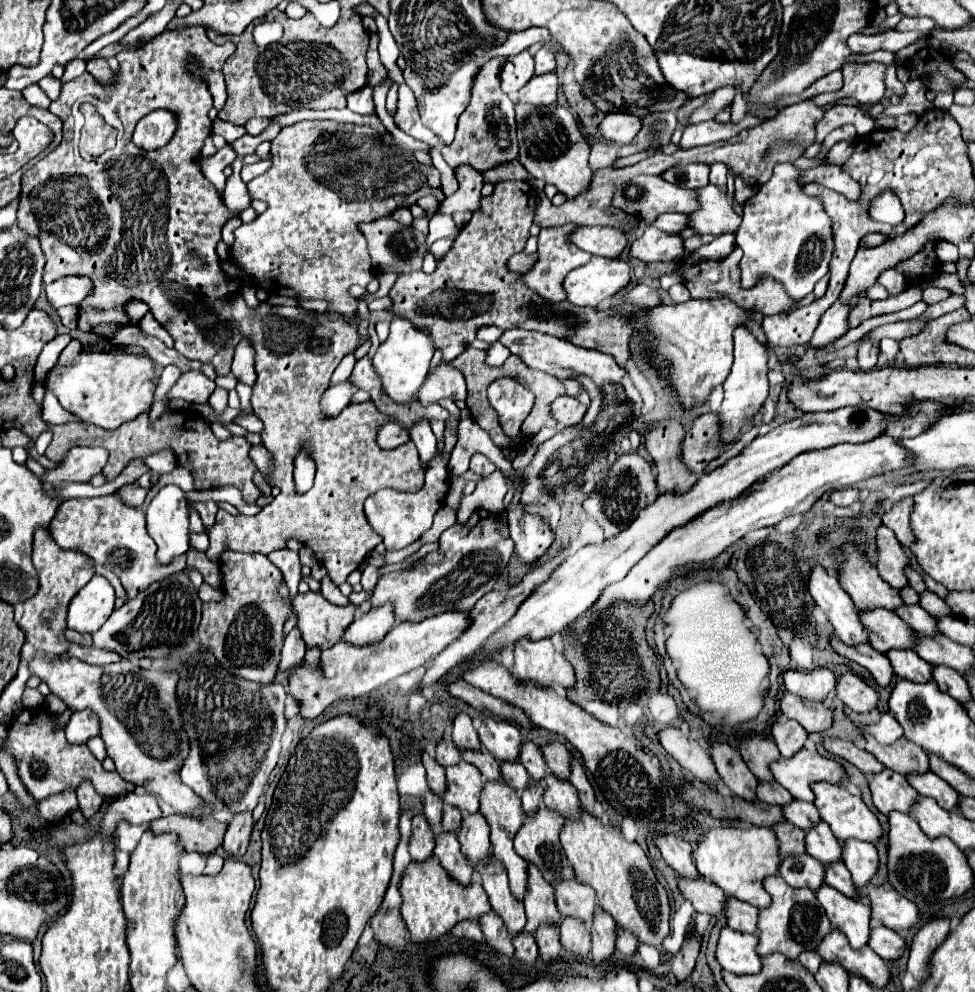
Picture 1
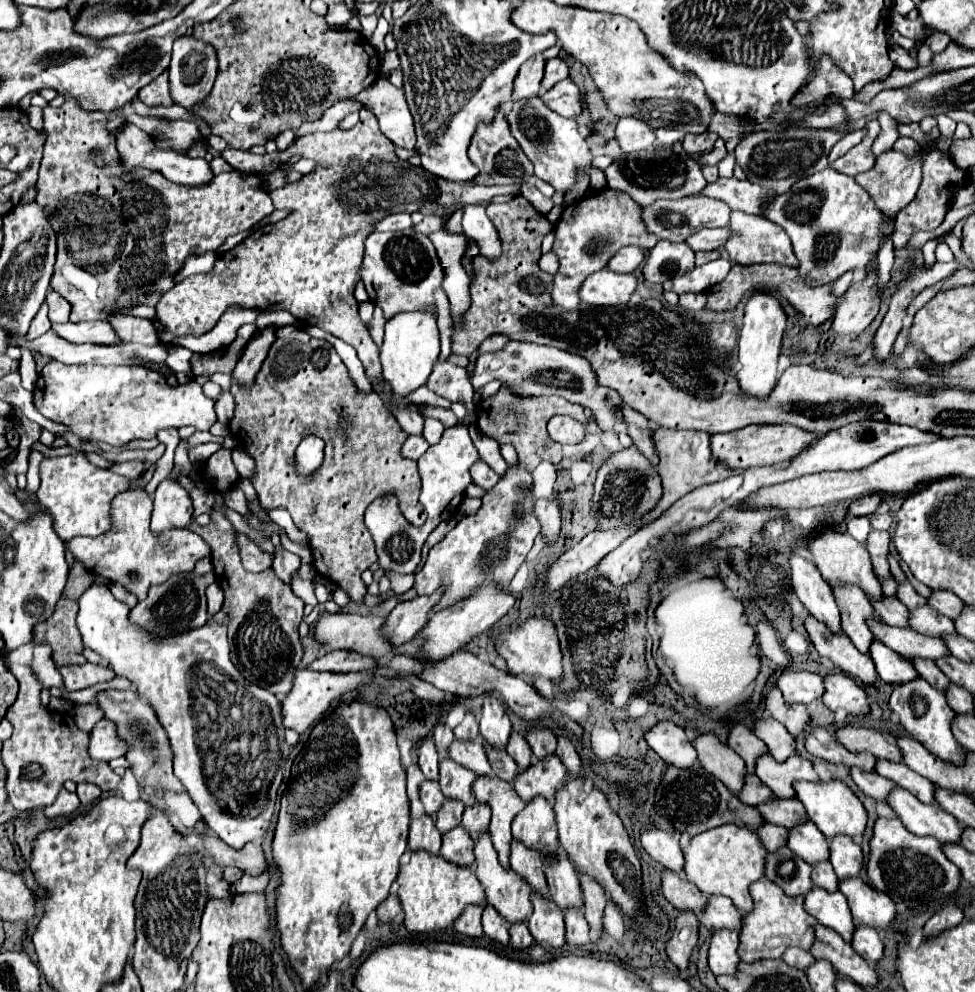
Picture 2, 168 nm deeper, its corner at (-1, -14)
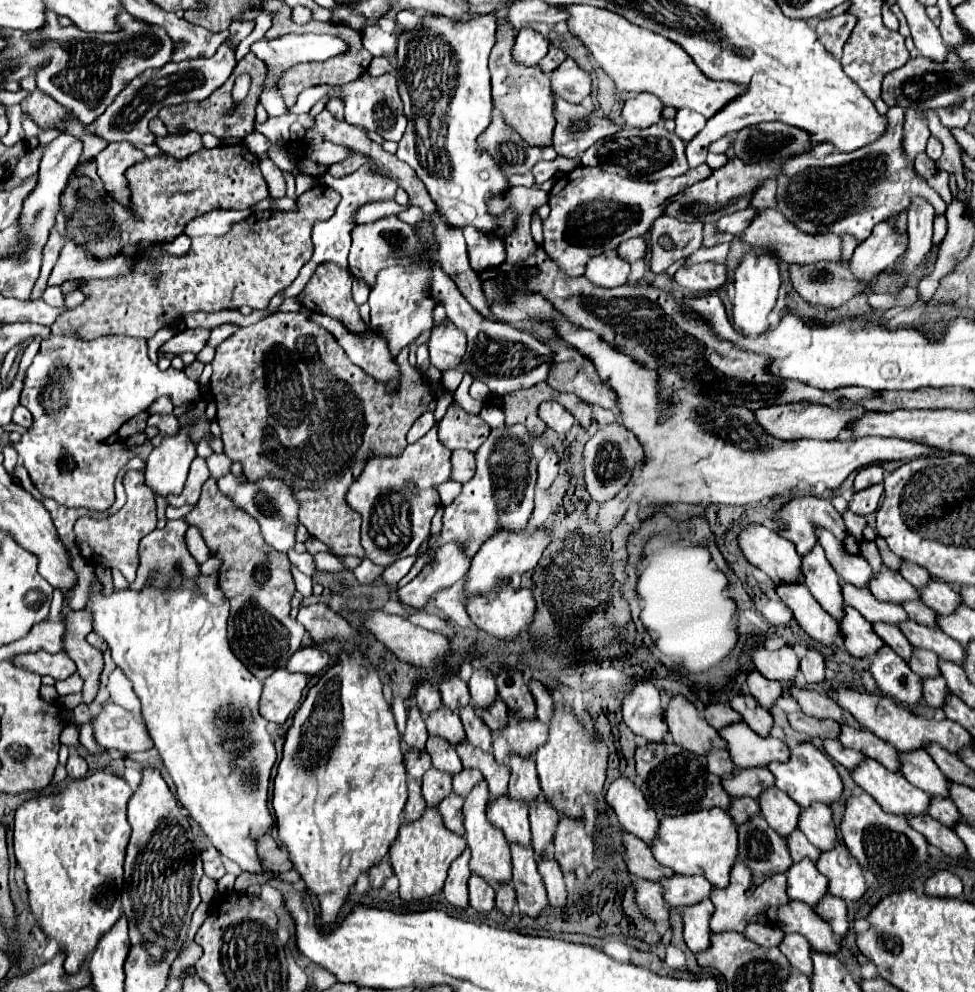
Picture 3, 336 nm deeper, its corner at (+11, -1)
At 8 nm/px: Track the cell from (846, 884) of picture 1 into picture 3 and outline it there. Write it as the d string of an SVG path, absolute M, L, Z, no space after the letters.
M796 831L796 833L792 833L788 839L786 839L786 843L788 843L788 849L790 849L790 855L792 855L792 861L796 863L796 861L802 861L804 857L808 857L810 861L818 861L818 857L820 857L820 849L816 849L806 837L804 837L804 833L800 833L800 831Z

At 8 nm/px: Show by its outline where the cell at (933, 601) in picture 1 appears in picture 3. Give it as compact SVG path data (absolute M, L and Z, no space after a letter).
M864 539L862 545L860 545L860 549L862 549L862 557L872 565L874 573L880 573L880 569L882 569L882 557L880 557L880 551L878 551L876 543Z

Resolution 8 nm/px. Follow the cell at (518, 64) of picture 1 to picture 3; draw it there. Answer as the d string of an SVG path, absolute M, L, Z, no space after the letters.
M522 29L516 35L516 45L512 47L512 59L518 65L538 65L538 61L548 53L548 41L534 29Z

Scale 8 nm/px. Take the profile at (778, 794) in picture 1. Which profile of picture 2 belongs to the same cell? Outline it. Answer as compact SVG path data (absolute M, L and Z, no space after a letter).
M746 774L744 788L738 794L738 798L748 806L758 806L760 802L766 802L768 798L772 798L772 792L760 782L760 778L756 778L756 774Z

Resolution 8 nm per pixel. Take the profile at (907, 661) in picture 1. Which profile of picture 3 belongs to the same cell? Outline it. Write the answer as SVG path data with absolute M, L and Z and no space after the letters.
M846 607L846 615L840 621L840 629L844 635L844 647L850 655L858 659L872 657L884 647L884 641L874 633L872 623L868 623L856 609Z

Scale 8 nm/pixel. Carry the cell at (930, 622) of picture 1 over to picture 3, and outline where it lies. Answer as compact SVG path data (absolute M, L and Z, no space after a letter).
M820 529L818 533L820 537L820 545L826 551L828 561L832 563L832 567L836 569L836 573L856 585L856 587L870 587L872 581L872 567L868 565L868 561L864 561L864 557L854 557L850 555L844 545L838 543L836 537L832 537L832 533L828 533L826 529Z

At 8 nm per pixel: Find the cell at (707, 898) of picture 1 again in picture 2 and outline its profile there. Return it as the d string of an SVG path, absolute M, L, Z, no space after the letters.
M662 870L662 894L678 910L698 910L704 908L708 898L688 880L674 874L672 870Z

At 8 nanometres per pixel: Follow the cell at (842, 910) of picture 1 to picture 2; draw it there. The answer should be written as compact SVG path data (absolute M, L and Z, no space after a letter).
M812 886L804 896L804 910L820 924L834 928L838 934L844 934L844 940L850 942L852 928L856 928L856 924L842 892L828 892L826 888Z

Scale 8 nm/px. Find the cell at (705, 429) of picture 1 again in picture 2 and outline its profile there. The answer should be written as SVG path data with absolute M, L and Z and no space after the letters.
M752 424L752 426L746 426L744 430L736 430L736 432L728 432L728 434L714 434L712 436L712 454L718 460L722 460L726 466L732 466L736 470L744 470L744 468L752 468L752 466L786 466L792 458L796 458L800 452L804 452L816 440L818 440L818 434L800 430L796 426Z

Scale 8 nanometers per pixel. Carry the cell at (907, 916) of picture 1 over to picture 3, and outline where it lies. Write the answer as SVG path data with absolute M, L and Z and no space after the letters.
M838 843L832 851L824 851L816 861L816 867L822 875L830 879L828 891L836 897L848 903L854 903L864 897L866 883L862 867L856 863L856 859L848 853L848 849L842 843Z

